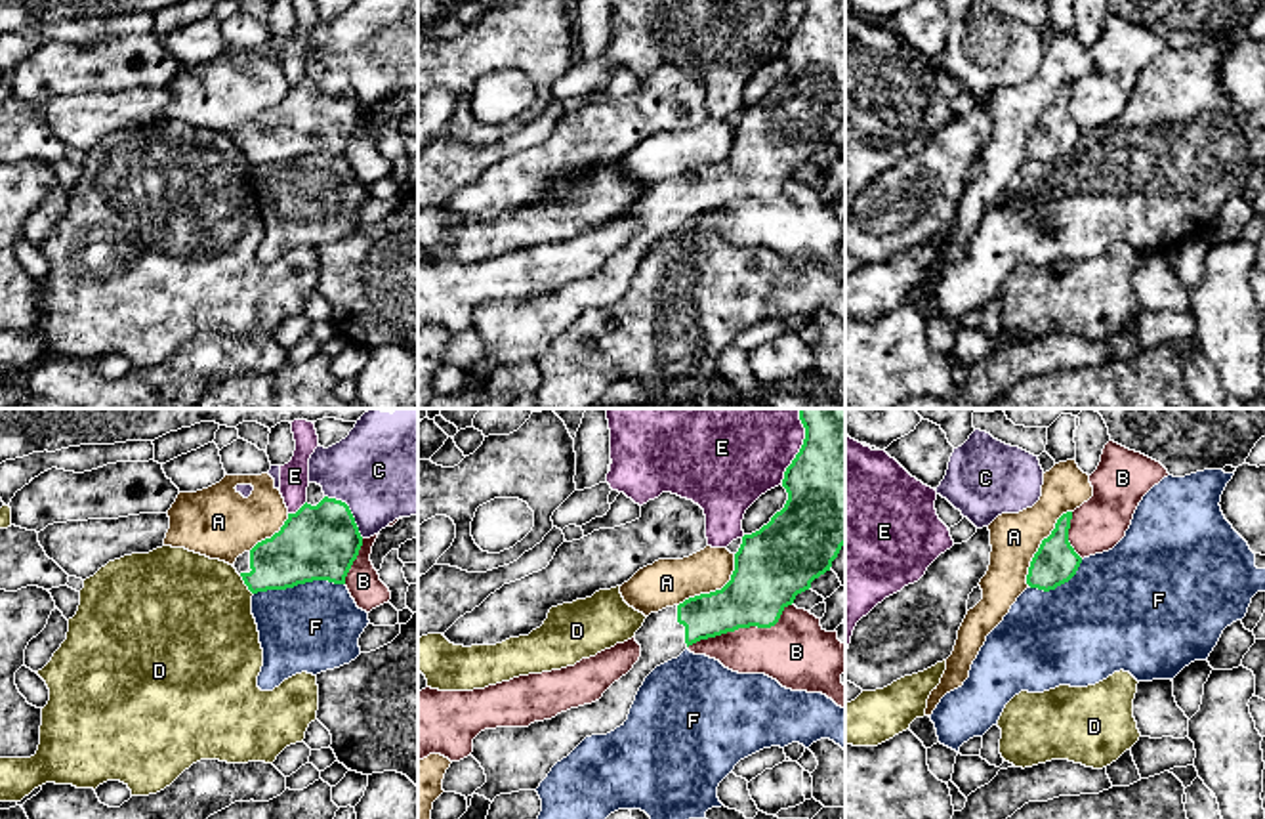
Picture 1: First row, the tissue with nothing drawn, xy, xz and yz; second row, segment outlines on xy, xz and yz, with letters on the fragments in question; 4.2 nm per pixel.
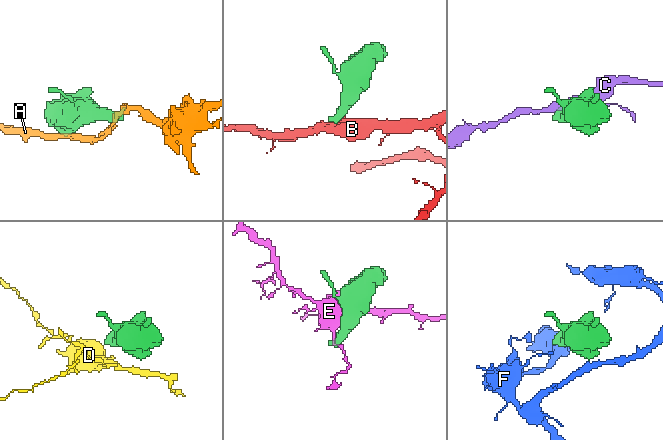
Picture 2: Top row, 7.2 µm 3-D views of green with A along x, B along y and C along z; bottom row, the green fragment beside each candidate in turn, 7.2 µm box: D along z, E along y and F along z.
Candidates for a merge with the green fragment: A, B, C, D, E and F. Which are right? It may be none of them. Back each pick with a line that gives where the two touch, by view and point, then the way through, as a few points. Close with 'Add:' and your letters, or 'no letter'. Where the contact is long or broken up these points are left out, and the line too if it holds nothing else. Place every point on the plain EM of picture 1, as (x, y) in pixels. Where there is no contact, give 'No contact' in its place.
Add: no letter

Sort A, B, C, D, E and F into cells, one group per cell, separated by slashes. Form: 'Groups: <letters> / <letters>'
Groups: A / B / C / D / E / F

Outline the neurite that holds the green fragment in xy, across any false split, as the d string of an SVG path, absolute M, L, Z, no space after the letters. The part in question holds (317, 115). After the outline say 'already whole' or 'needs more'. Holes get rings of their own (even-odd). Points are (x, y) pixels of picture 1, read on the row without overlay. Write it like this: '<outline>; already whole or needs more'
M324 69L317 78L305 74L296 86L288 86L279 105L237 130L235 141L252 166L286 162L313 153L345 157L361 118L363 109L349 78Z; needs more

